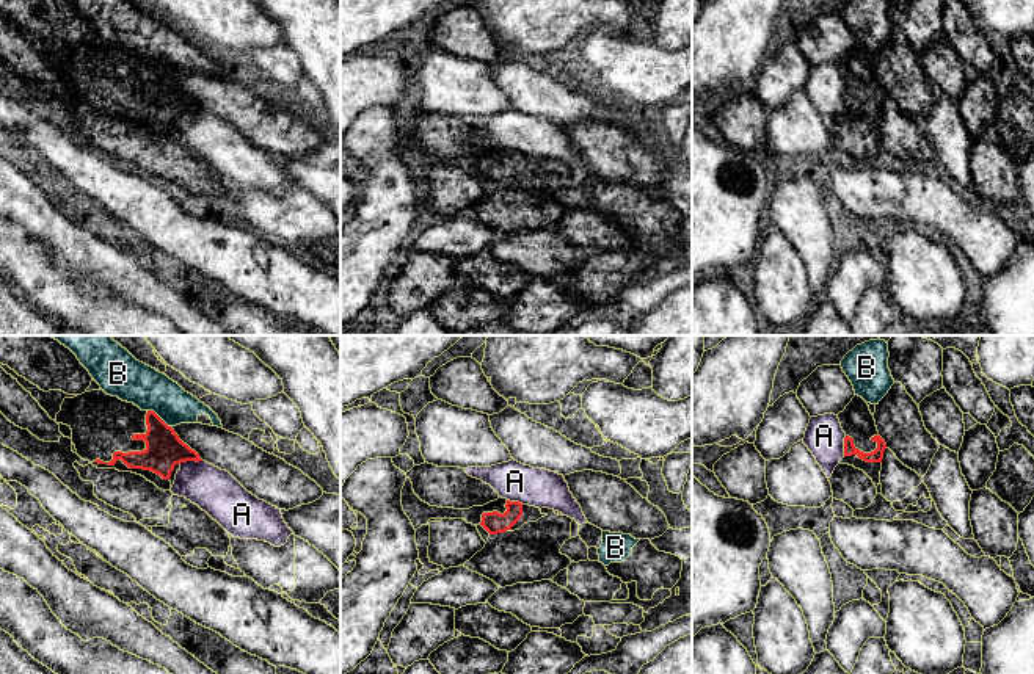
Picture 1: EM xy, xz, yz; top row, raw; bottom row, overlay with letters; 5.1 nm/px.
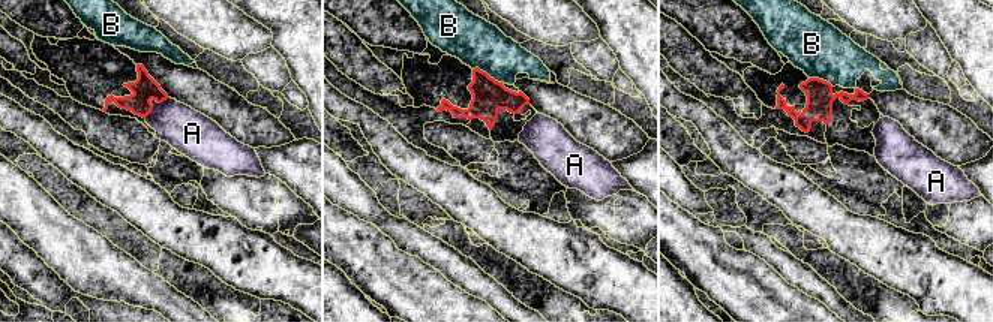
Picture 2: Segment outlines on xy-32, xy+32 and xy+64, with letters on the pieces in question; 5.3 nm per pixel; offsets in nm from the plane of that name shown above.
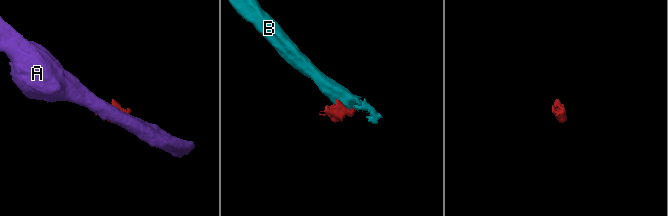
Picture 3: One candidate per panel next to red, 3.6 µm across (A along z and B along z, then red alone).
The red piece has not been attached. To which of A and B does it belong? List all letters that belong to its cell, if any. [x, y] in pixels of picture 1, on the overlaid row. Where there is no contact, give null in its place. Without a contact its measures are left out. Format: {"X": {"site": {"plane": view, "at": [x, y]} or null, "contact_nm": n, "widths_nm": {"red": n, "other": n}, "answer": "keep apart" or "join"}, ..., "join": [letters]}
{"A": {"site": {"plane": "xy", "at": [190, 460]}, "contact_nm": 120, "widths_nm": {"red": 190, "other": 240}, "answer": "keep apart"}, "B": {"site": {"plane": "xy", "at": [157, 416]}, "contact_nm": 150, "widths_nm": {"red": 190, "other": 220}, "answer": "keep apart"}, "join": []}

